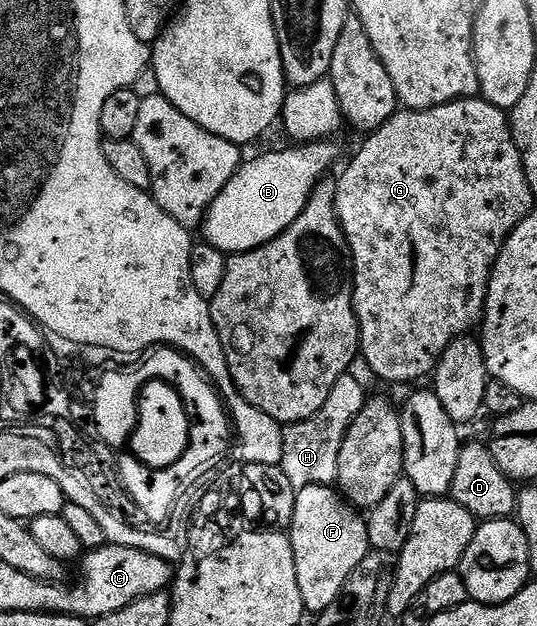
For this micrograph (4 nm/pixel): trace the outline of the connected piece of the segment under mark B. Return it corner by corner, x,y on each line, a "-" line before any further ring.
330,140
304,144
302,147
291,147
284,153
263,153
252,161
244,160
236,174
208,207
206,217
201,224
206,244
217,247
223,253
234,255
248,253
273,239
277,239
305,211
309,199
315,194
321,182
328,176
331,164
339,157
339,149

